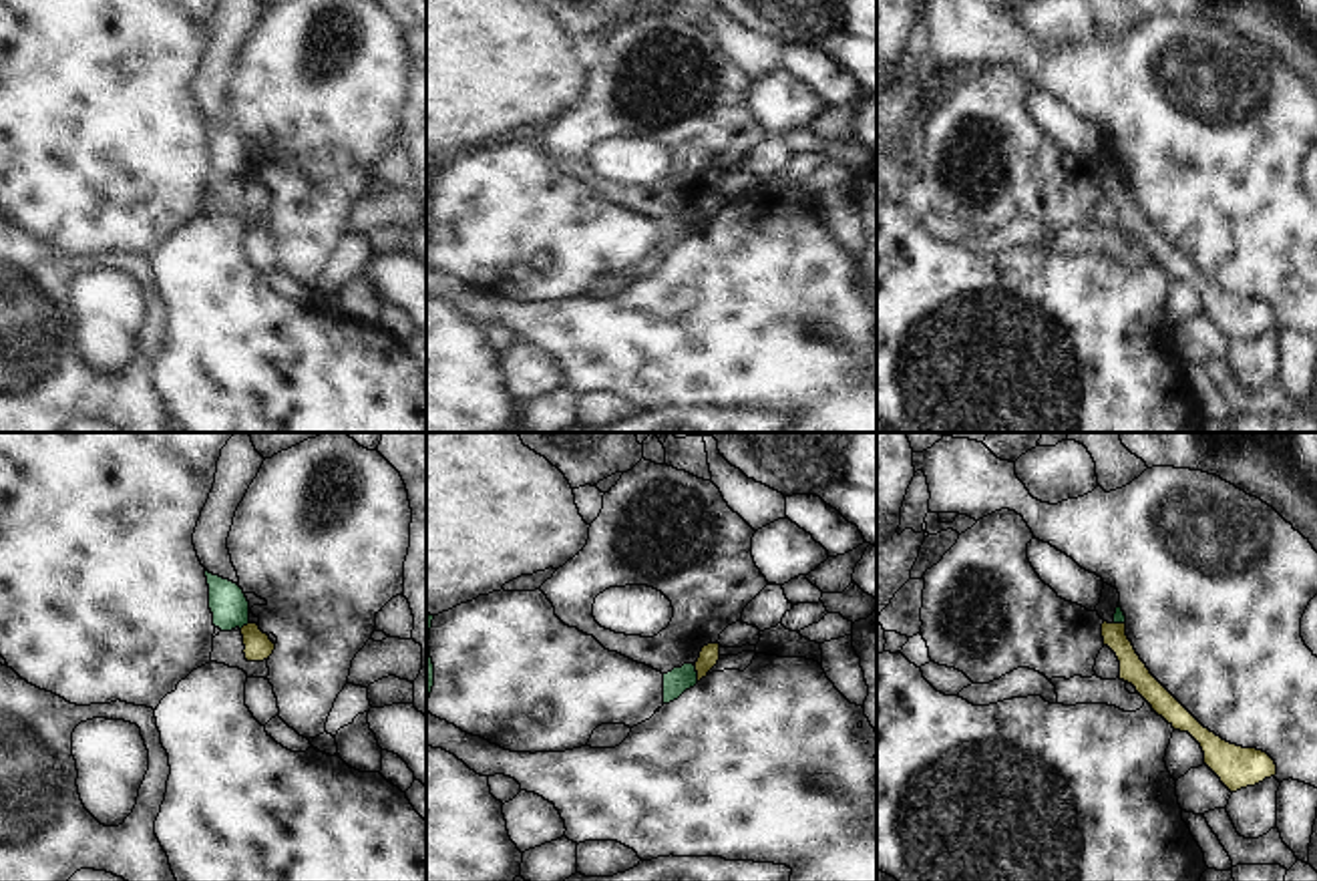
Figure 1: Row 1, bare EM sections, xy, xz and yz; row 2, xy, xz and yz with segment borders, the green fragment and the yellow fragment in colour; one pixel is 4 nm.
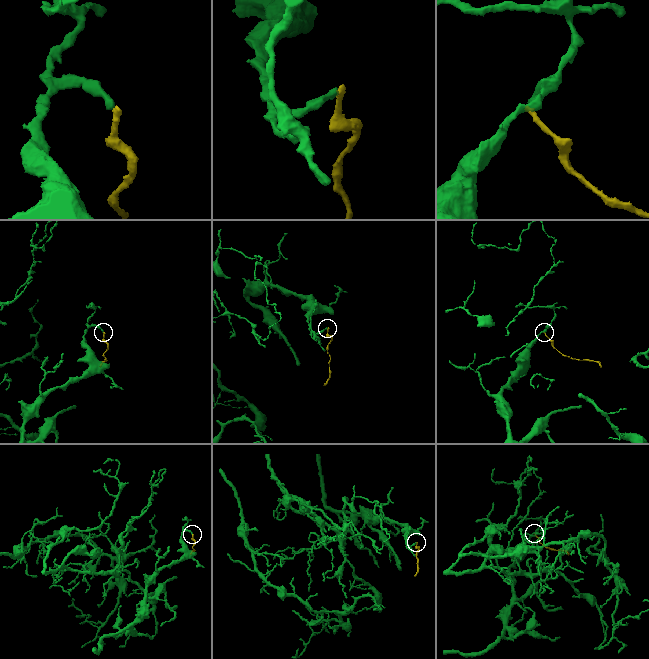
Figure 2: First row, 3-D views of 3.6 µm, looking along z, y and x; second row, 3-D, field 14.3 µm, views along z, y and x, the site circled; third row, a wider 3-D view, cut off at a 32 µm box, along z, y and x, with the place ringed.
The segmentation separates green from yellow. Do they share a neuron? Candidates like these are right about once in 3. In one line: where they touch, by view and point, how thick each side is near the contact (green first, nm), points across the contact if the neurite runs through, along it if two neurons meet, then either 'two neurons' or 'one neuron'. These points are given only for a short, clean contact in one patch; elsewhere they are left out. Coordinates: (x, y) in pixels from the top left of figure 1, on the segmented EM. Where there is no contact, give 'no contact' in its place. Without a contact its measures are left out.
xz (696, 672) | 100/80 nm | along xz (692, 664), (698, 680) | two neurons

